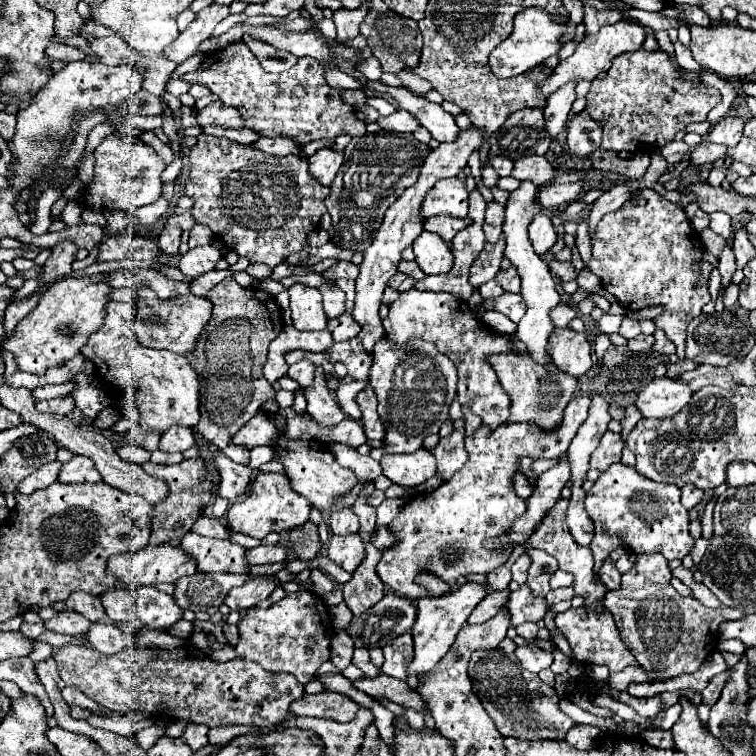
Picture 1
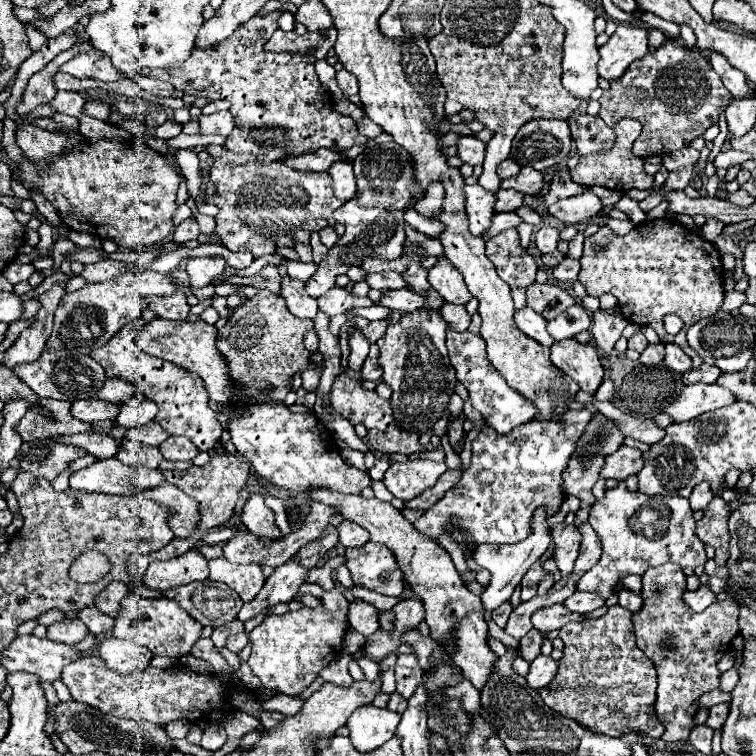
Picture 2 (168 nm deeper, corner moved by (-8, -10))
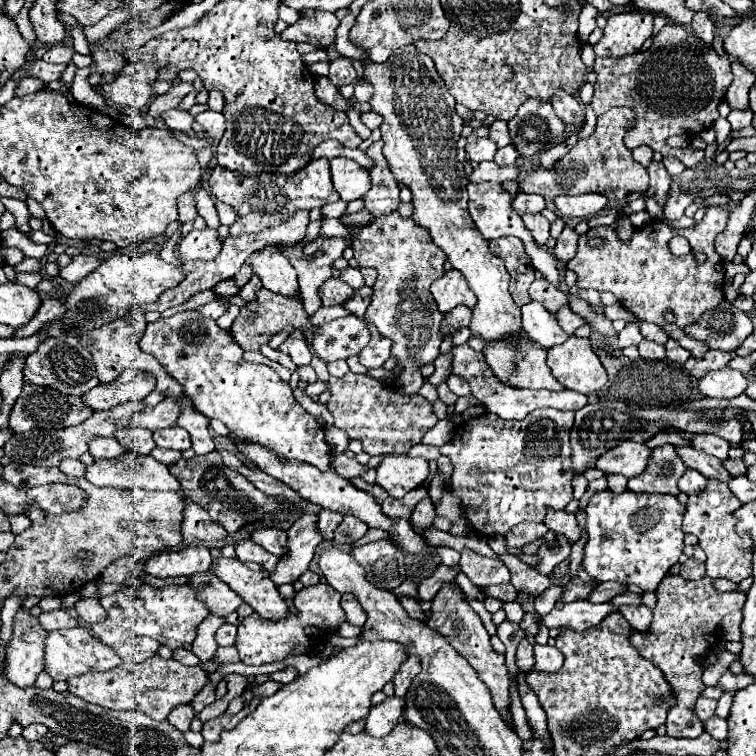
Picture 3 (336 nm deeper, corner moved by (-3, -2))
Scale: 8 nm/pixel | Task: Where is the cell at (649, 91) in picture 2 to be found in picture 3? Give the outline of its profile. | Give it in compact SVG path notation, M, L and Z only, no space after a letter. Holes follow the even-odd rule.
M669 22L653 36L647 52L595 60L593 70L597 72L597 82L593 110L595 114L605 114L613 106L631 108L635 112L635 128L625 136L627 148L633 150L647 144L655 150L673 134L695 136L713 126L719 118L717 106L733 80L729 64L727 58L703 44L689 26Z

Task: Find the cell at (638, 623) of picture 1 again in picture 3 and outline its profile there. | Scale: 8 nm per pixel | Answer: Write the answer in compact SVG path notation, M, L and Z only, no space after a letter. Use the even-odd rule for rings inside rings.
M667 574L657 594L657 606L653 610L653 626L649 632L633 632L631 642L641 652L643 658L653 662L657 668L663 670L665 680L673 686L673 692L677 696L677 706L669 710L667 716L667 734L675 738L697 738L703 734L701 720L693 714L693 704L699 698L699 694L705 690L705 684L701 682L703 668L697 664L699 654L703 654L709 648L715 648L717 640L717 626L723 616L727 616L733 610L741 610L745 604L745 594L735 592L719 592L713 586L713 580L701 578L699 582L683 580L681 576Z

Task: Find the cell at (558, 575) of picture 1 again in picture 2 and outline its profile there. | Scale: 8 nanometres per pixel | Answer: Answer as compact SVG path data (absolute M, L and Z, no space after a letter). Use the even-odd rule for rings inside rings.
M620 482L616 488L606 490L604 498L596 500L594 508L590 510L590 518L588 522L592 524L592 528L598 532L600 540L602 540L602 558L600 562L590 568L576 584L578 592L592 592L596 596L604 596L610 598L614 594L616 582L620 578L624 578L626 574L644 574L650 566L660 566L666 562L676 562L678 566L686 568L686 566L704 566L706 564L706 552L704 552L704 544L698 540L696 536L696 520L692 518L692 508L688 504L686 498L682 496L646 496L642 492L630 492L626 488L624 482Z

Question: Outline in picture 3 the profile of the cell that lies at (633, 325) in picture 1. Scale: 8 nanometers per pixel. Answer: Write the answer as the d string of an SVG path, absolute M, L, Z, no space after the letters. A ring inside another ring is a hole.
M627 324L621 334L619 334L619 348L627 348L627 346L637 346L643 340L639 328L635 324Z

